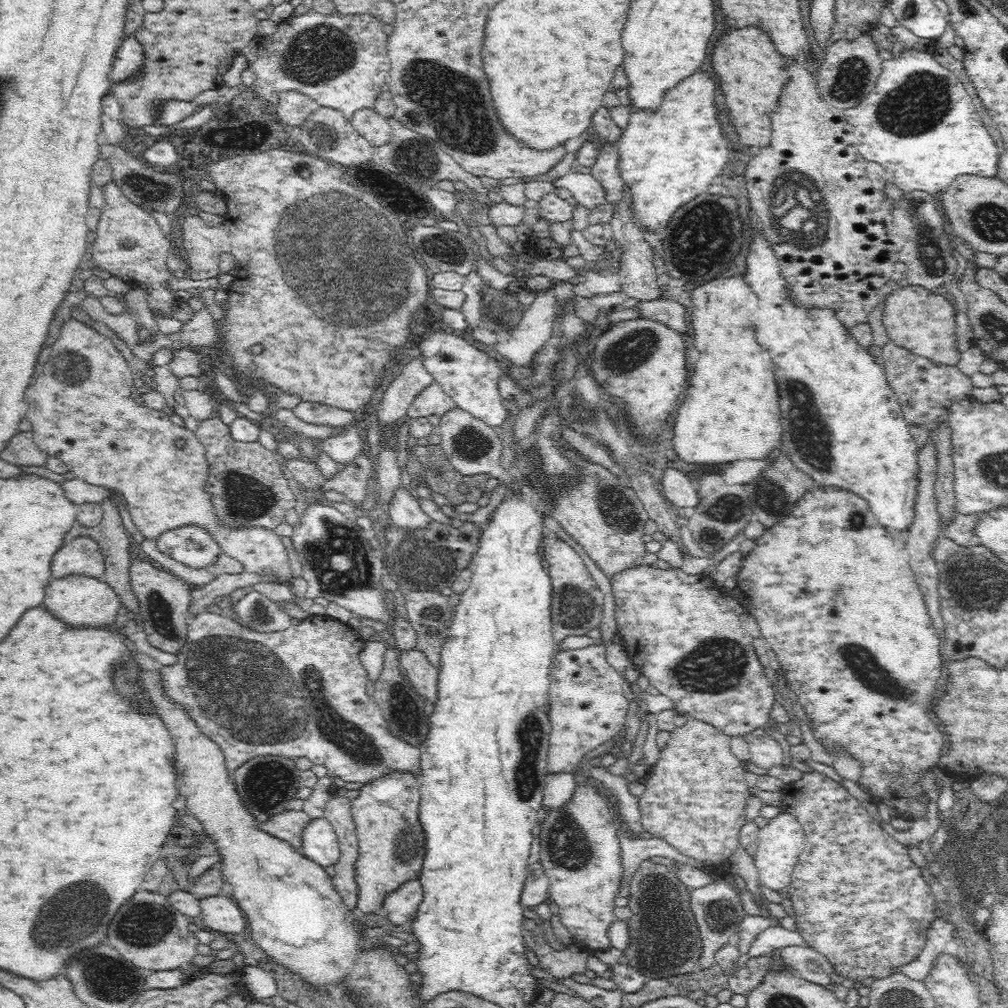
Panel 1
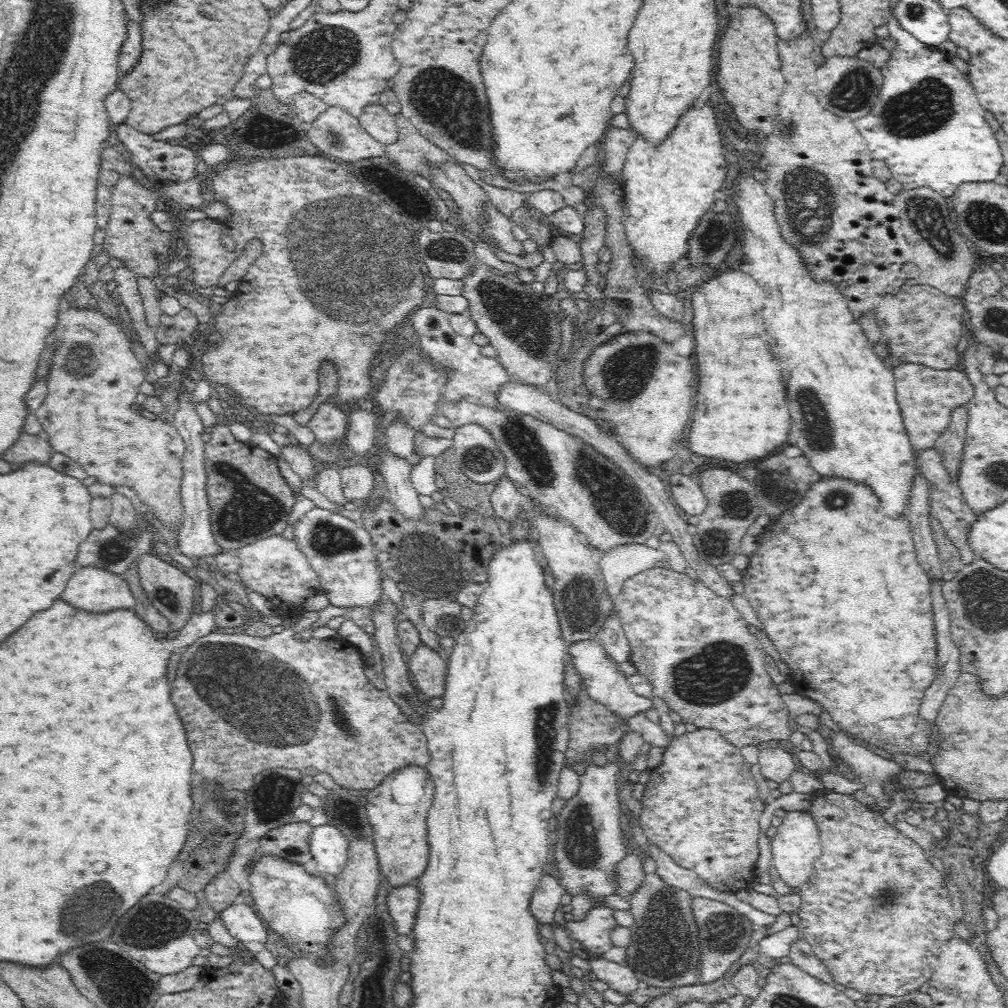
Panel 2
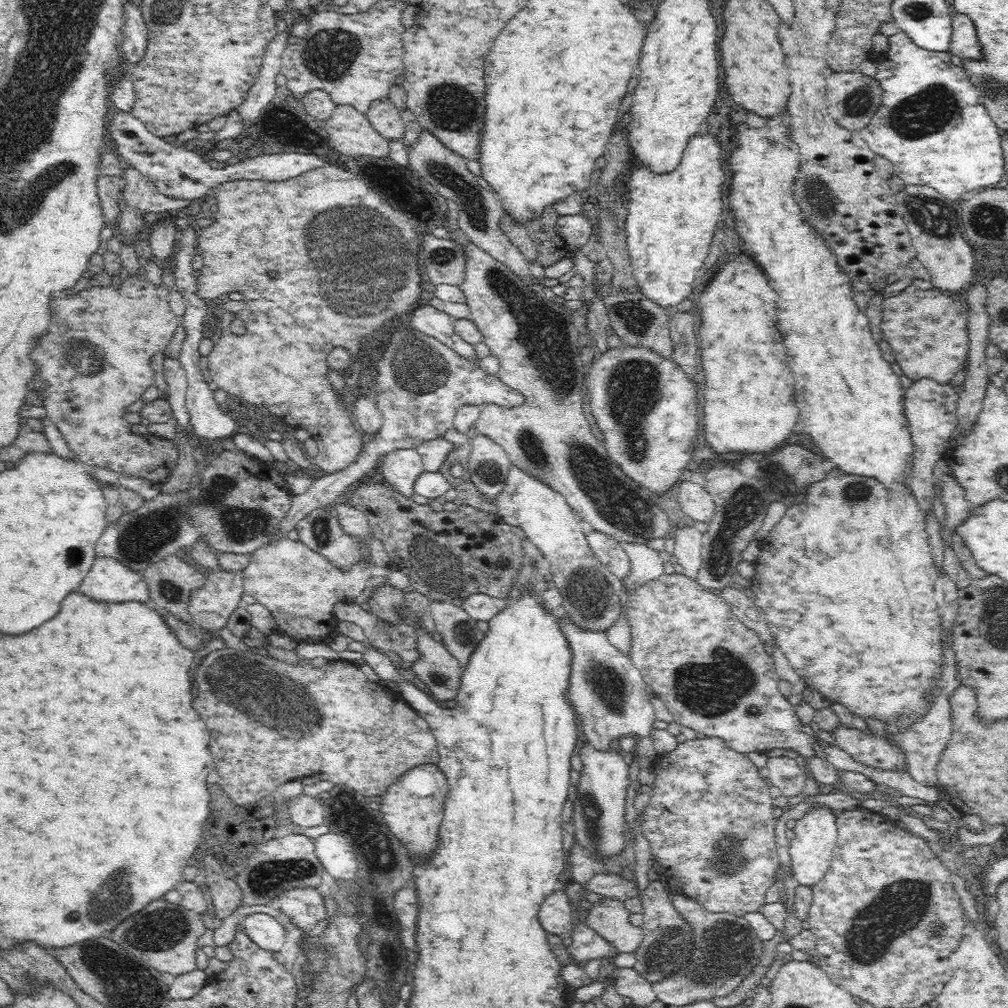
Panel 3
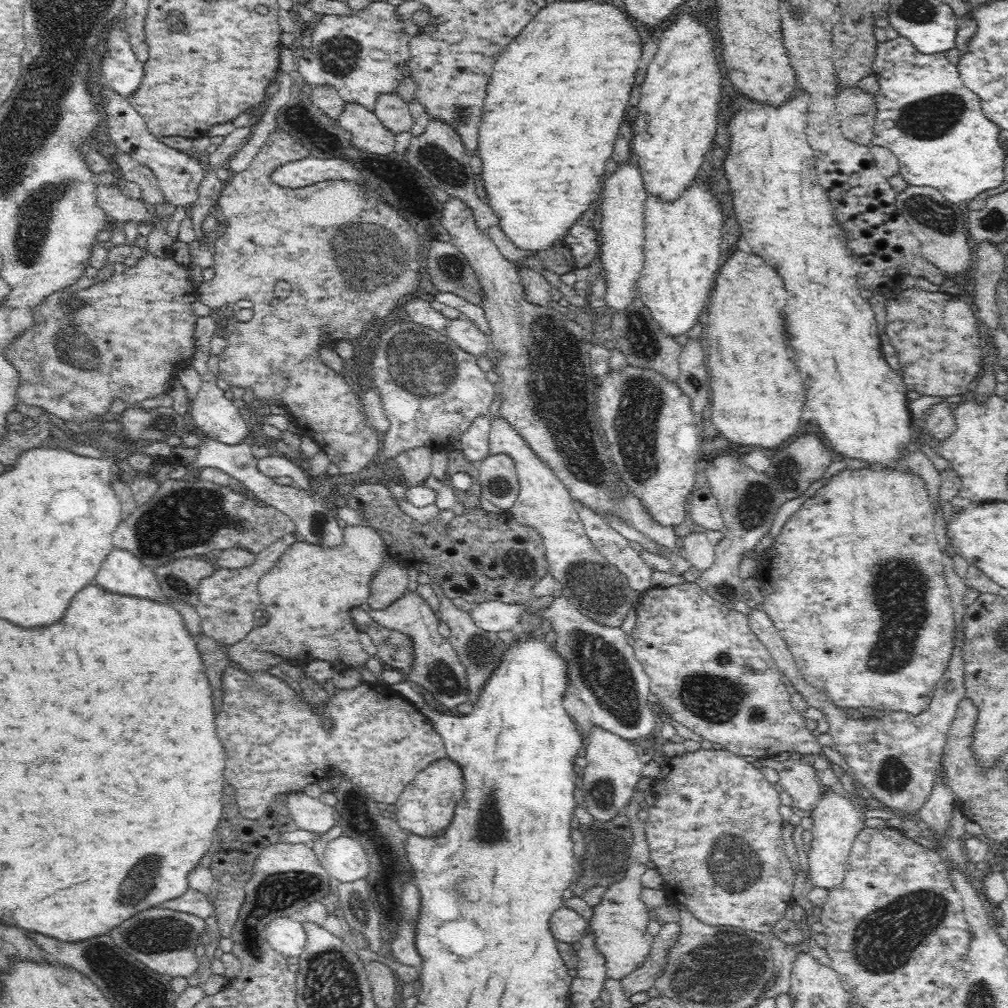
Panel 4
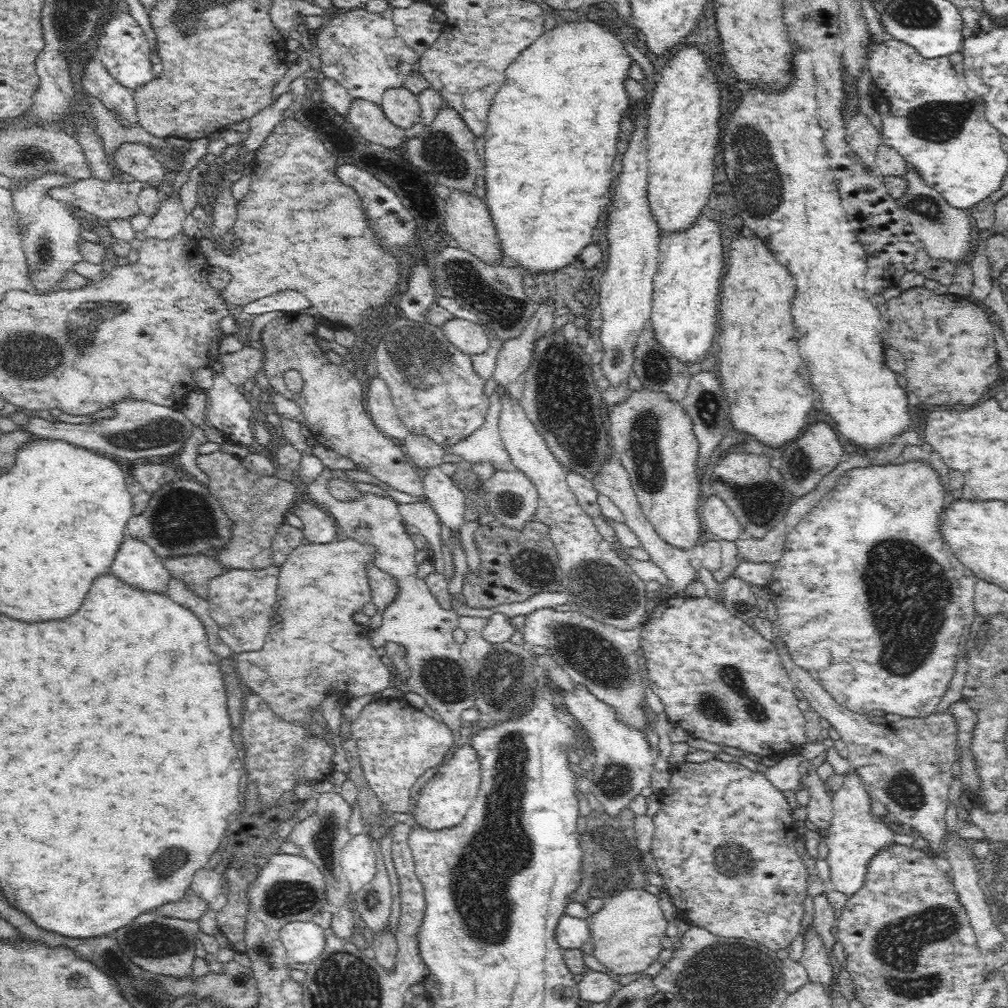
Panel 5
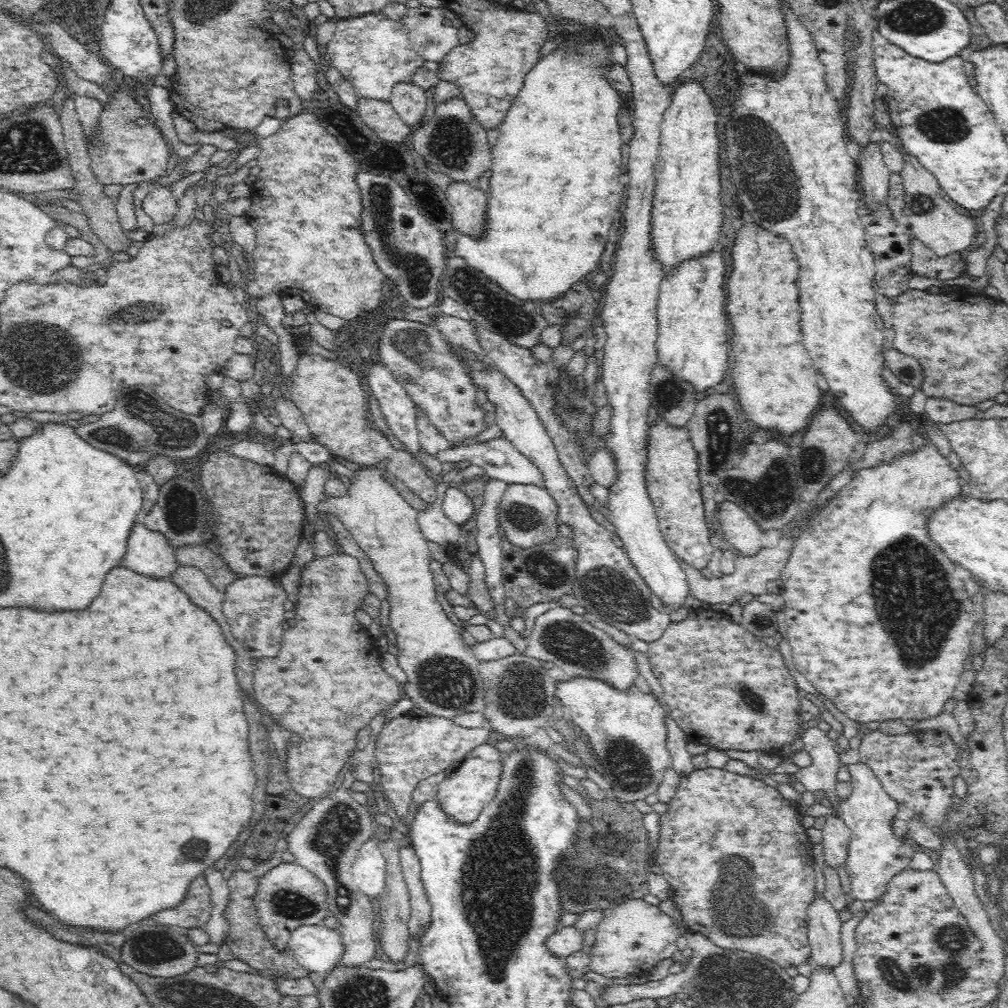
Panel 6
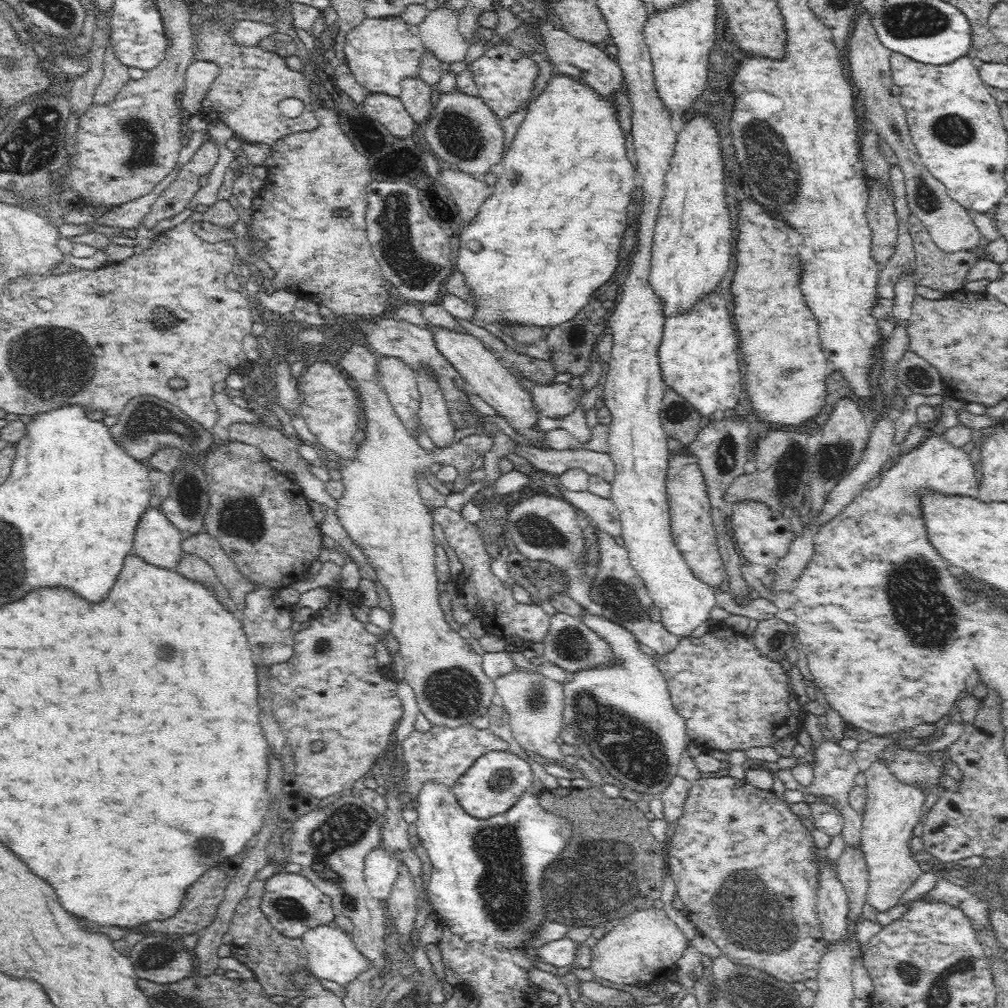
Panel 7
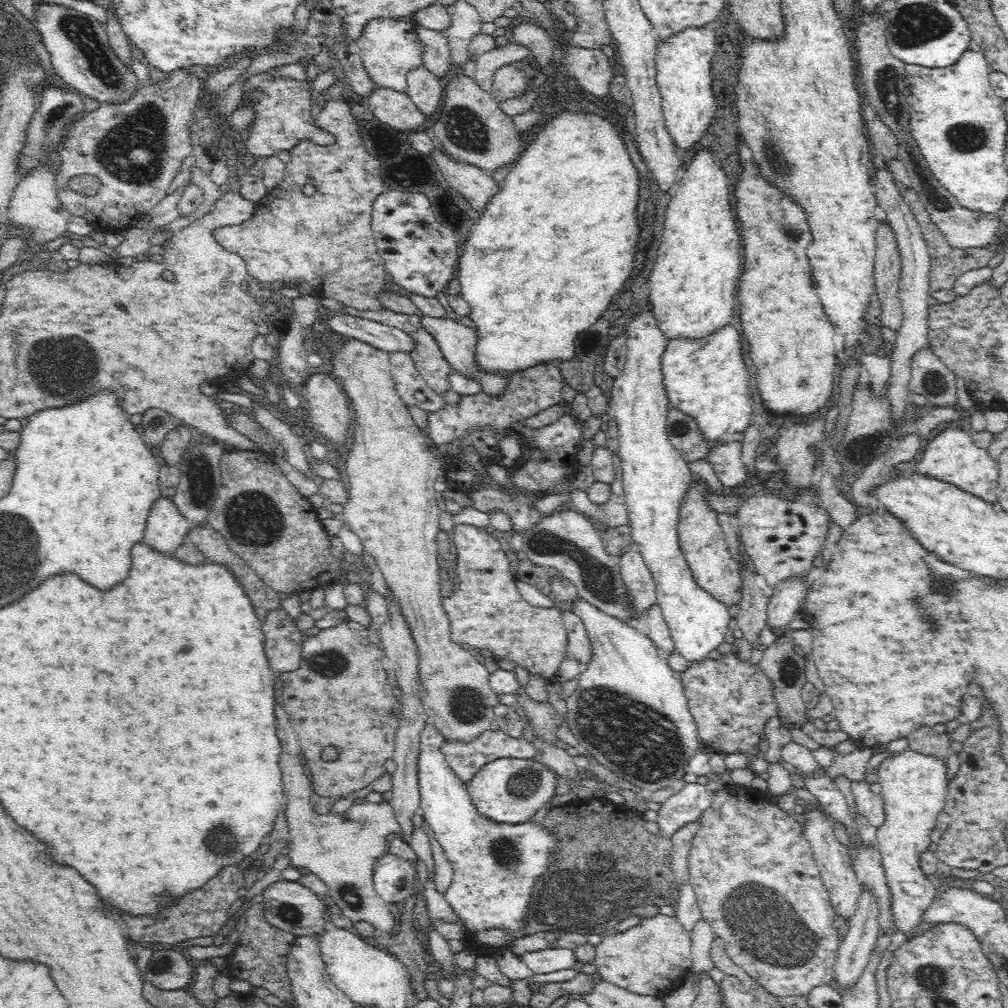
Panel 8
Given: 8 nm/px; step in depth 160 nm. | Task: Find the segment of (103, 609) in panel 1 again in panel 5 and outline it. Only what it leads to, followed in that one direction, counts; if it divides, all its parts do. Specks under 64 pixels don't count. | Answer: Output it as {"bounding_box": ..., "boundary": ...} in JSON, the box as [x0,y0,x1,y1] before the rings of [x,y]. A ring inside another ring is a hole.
{"bounding_box":[109,536,172,593],"boundary":[[[126,536],[123,540],[109,566],[109,575],[130,588],[164,593],[172,578],[162,559],[143,542]]]}

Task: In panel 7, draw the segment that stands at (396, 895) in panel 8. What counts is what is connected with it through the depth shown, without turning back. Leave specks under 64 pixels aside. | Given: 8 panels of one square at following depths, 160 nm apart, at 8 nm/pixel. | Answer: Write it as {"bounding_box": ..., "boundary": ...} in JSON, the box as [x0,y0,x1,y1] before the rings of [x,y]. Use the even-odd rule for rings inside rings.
{"bounding_box":[364,846,398,900],"boundary":[[[380,846],[367,852],[364,858],[364,888],[378,900],[384,900],[390,892],[391,884],[397,875],[398,861]]]}

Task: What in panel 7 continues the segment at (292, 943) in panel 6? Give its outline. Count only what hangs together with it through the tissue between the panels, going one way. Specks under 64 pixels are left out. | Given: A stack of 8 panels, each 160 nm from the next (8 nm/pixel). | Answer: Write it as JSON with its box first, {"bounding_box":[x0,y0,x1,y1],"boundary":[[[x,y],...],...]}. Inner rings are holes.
{"bounding_box":[300,925,367,986],"boundary":[[[333,925],[316,926],[308,929],[300,937],[306,950],[306,962],[309,972],[316,978],[331,980],[343,986],[346,981],[353,979],[367,964],[366,959],[356,950],[348,933]]]}

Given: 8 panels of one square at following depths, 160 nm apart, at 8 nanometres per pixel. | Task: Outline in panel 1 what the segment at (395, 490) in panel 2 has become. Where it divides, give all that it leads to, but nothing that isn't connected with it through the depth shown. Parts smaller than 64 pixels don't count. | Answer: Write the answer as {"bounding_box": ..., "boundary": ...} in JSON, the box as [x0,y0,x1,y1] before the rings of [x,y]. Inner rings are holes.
{"bounding_box":[384,484,432,532],"boundary":[[[402,484],[394,492],[394,498],[384,514],[390,517],[390,522],[394,527],[405,530],[405,532],[427,528],[432,521],[420,509],[418,500],[412,497]]]}

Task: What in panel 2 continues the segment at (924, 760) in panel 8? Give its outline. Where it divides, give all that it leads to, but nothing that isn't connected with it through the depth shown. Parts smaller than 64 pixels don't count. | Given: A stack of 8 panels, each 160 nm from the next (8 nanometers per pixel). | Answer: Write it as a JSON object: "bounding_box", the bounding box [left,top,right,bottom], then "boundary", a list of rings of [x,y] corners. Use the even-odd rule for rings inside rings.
{"bounding_box":[770,812,820,888],"boundary":[[[786,812],[780,826],[777,827],[778,832],[770,839],[770,862],[776,870],[776,874],[780,876],[780,880],[784,886],[794,888],[800,882],[804,882],[808,878],[808,874],[815,871],[814,858],[820,854],[820,846],[818,846],[818,830],[814,826],[812,817],[802,812]]]}

